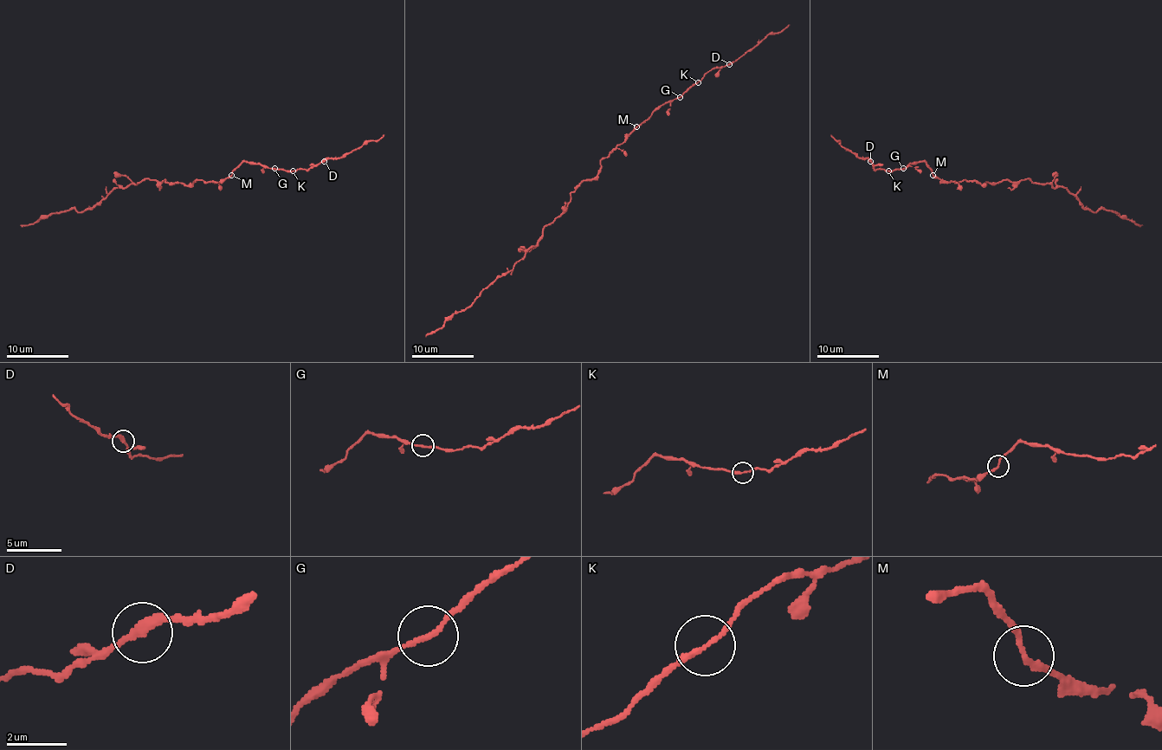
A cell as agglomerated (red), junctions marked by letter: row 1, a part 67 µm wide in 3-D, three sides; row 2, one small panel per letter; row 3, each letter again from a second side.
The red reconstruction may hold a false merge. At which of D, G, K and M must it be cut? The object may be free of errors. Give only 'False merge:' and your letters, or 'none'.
False merge: M

